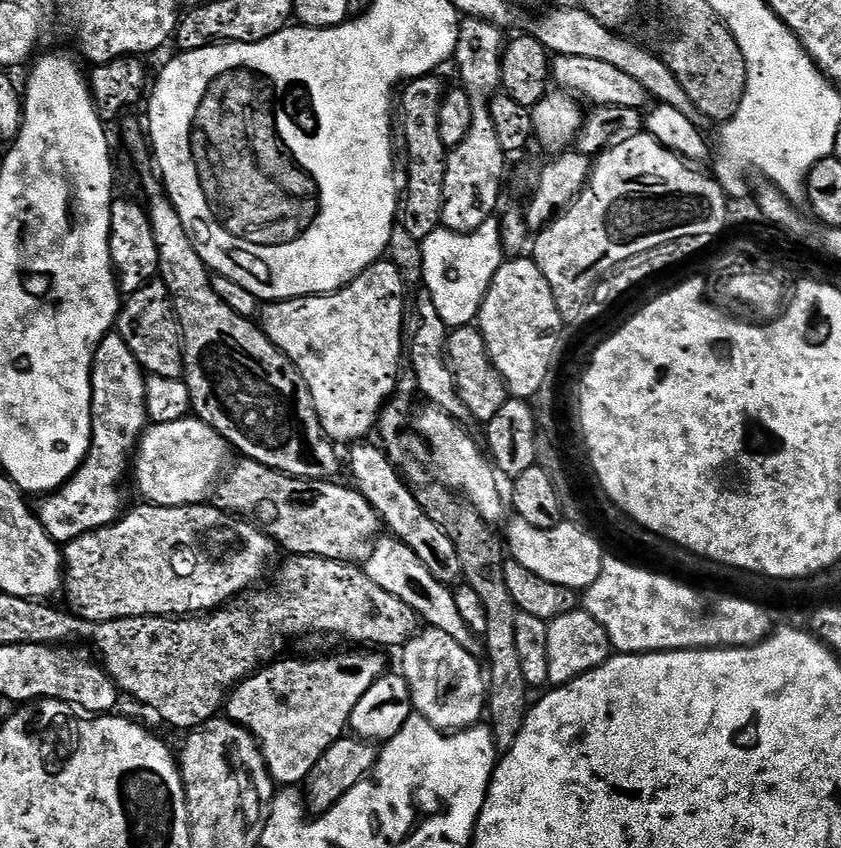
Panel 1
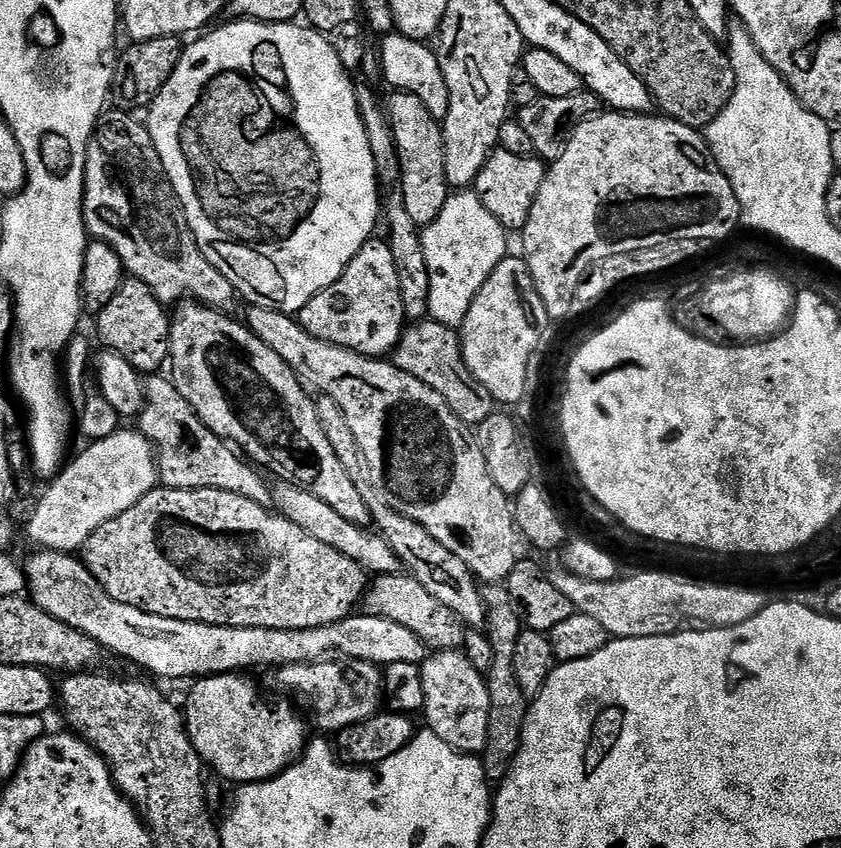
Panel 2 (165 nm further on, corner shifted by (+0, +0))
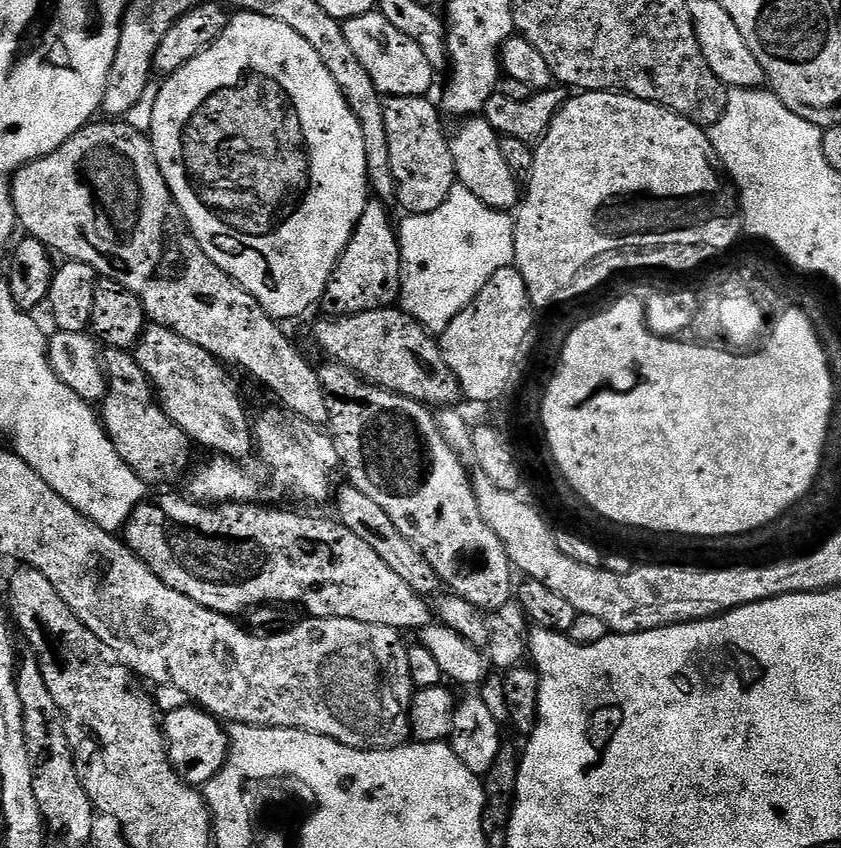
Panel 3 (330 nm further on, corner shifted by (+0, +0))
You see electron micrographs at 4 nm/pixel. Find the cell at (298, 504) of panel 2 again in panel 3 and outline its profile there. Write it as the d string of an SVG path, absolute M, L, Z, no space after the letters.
M149 323L136 343L134 355L138 366L152 381L156 390L156 398L164 407L164 412L179 428L188 435L193 445L209 448L209 453L220 456L229 456L231 460L247 461L248 455L254 452L254 424L248 420L248 412L240 401L240 392L236 389L236 380L231 376L229 369L215 356L211 356L202 346L194 346L194 342L182 338L182 334L174 334L174 330L163 328L154 323Z

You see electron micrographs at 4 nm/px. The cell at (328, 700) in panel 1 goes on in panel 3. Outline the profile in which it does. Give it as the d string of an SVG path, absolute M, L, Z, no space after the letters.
M199 706L169 708L163 713L164 739L168 742L168 757L174 770L193 786L203 786L224 769L230 751L225 725Z

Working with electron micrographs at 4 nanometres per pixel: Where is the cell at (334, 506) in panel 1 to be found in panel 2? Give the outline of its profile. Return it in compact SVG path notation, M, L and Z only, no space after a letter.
M152 374L147 377L146 399L138 423L138 431L156 449L158 478L163 487L226 490L230 494L242 494L242 498L250 498L265 506L273 503L270 484L268 488L267 482L259 476L261 473L229 441L206 427L190 402L178 394L175 384L167 375Z

